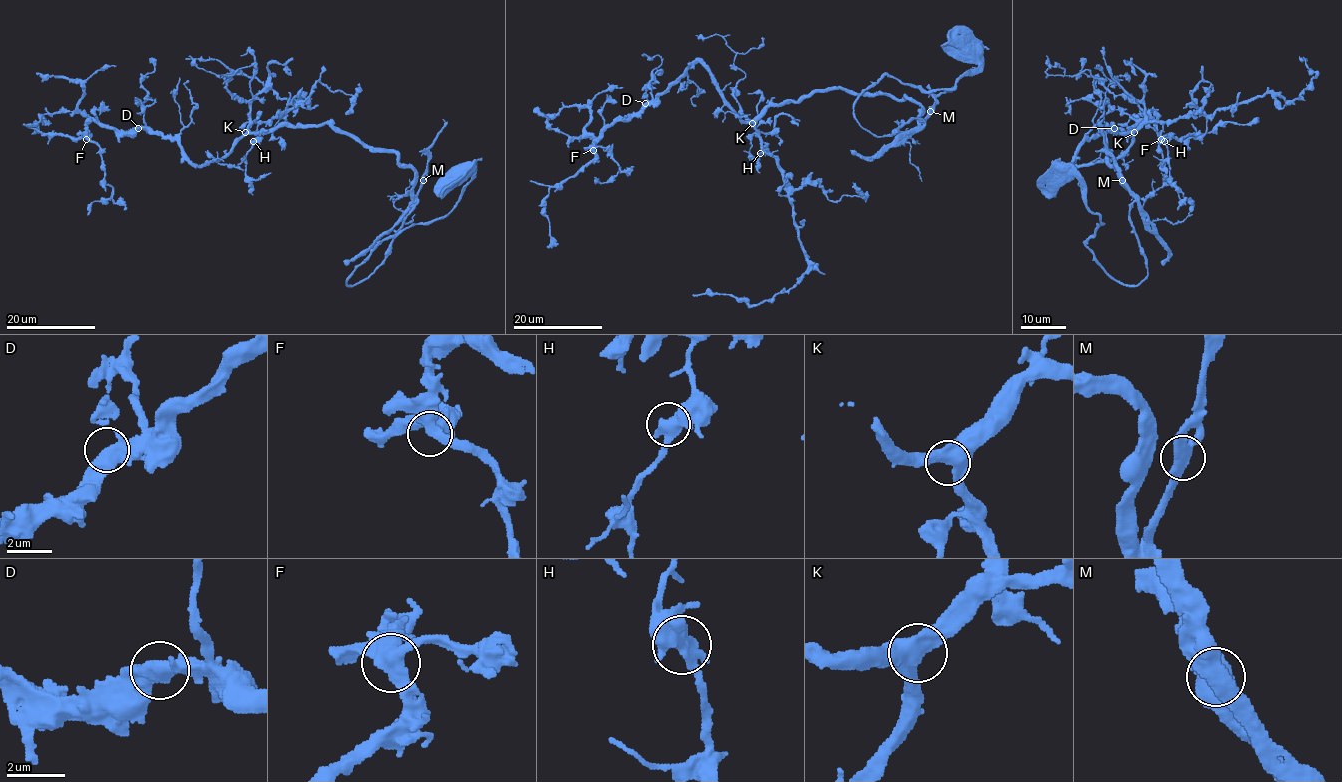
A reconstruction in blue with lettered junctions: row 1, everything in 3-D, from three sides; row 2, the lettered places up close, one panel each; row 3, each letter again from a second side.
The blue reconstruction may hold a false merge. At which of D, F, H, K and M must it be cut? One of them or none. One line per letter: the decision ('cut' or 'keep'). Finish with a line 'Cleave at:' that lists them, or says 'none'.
D: keep
F: keep
H: keep
K: keep
M: keep
Cleave at: none

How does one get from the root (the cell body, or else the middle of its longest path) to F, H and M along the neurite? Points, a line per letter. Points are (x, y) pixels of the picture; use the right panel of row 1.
F: (1061, 175), (1103, 224), (1093, 258), (1137, 285), (1099, 124), (1133, 138), (1072, 159), (1109, 128), (1161, 139)
H: (1061, 175), (1103, 224), (1093, 258), (1137, 285), (1135, 197), (1099, 124), (1159, 121), (1164, 141)
M: (1061, 175), (1076, 177), (1103, 224), (1086, 245), (1093, 258), (1137, 285), (1147, 266), (1123, 180)

